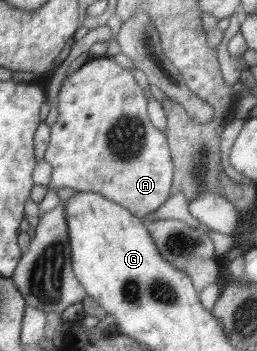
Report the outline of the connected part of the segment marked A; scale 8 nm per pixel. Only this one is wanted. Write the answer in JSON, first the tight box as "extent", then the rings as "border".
{"extent":[44,56,174,219],"border":[[[107,56],[88,61],[64,82],[57,101],[59,114],[50,128],[50,142],[44,156],[52,166],[48,189],[64,187],[96,192],[141,219],[169,199],[174,174],[170,147],[164,132],[150,122],[148,99],[131,69],[118,65],[114,58]]]}

